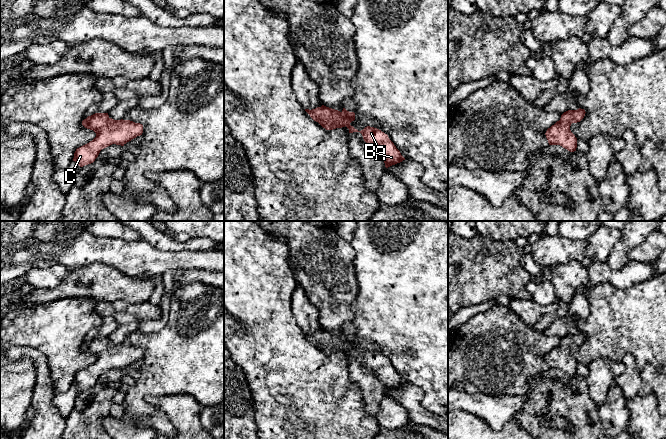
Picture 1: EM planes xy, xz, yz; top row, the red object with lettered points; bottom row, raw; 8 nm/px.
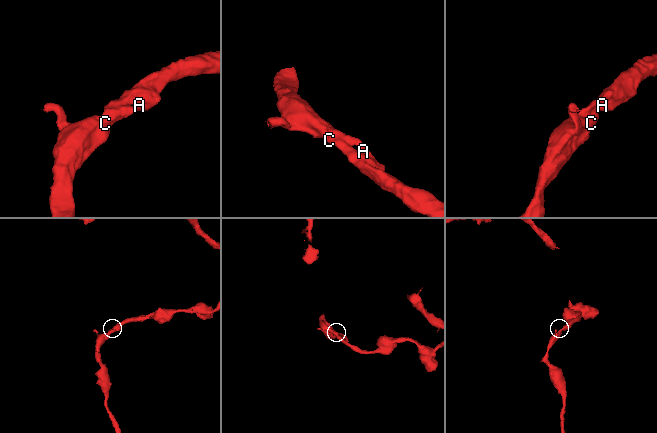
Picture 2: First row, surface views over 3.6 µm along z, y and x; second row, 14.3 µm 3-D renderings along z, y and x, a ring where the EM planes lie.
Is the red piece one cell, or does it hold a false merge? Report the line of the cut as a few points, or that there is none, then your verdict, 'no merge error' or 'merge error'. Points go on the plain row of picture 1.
cut none; no merge error

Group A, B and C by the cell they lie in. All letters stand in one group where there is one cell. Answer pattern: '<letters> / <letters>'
A B C

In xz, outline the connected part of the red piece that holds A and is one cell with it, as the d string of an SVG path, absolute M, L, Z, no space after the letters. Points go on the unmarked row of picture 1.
M324 329L312 334L305 333L305 335L326 354L346 350L349 353L349 357L360 356L364 365L371 369L382 382L386 392L405 384L388 359L381 354L367 350L363 354L358 355L351 350L350 347L355 344L354 336L349 336L345 332L340 336Z

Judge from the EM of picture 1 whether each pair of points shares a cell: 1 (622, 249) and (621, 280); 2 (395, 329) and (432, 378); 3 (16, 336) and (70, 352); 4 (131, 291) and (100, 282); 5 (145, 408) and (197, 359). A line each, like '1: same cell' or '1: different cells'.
1: different cells
2: same cell
3: same cell
4: same cell
5: same cell

